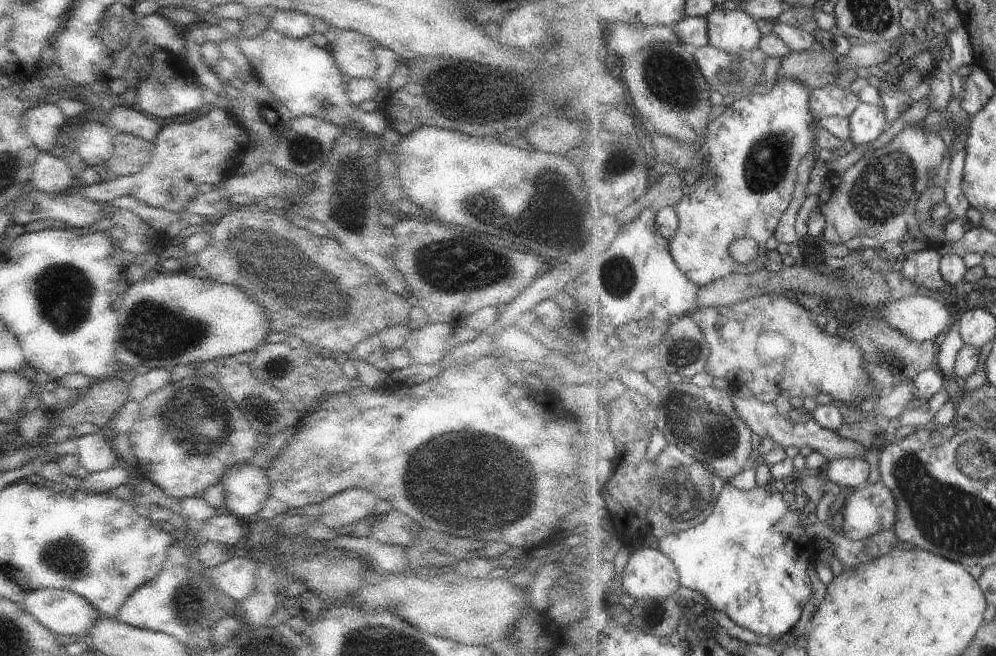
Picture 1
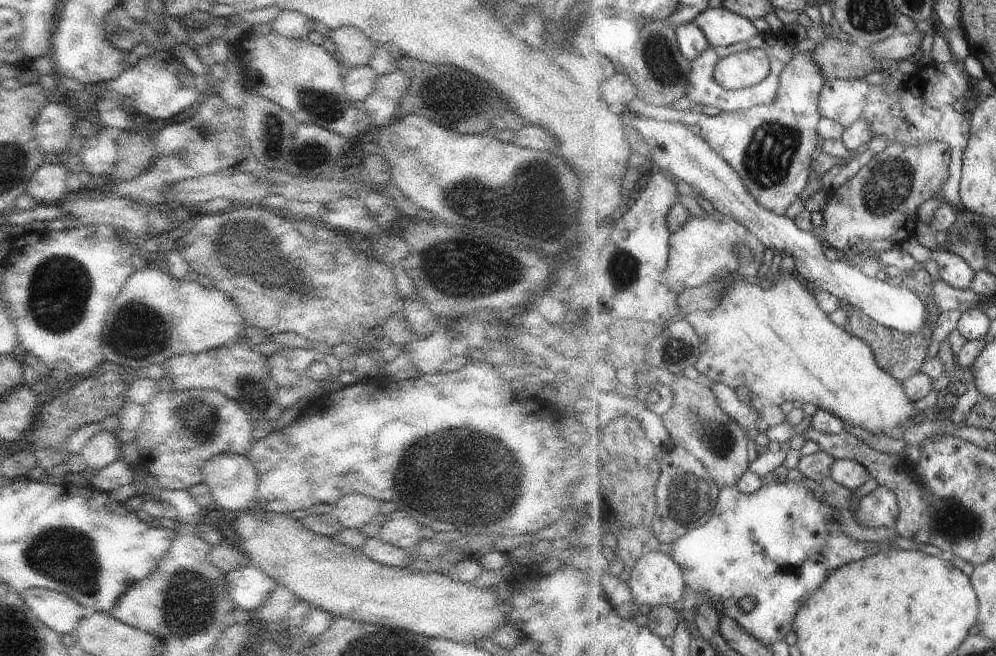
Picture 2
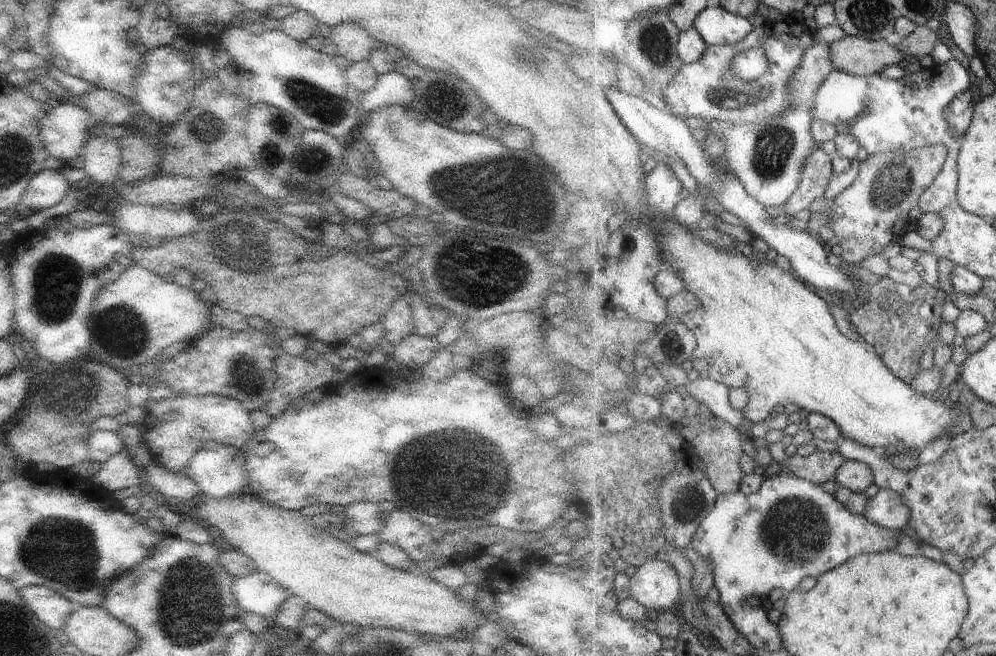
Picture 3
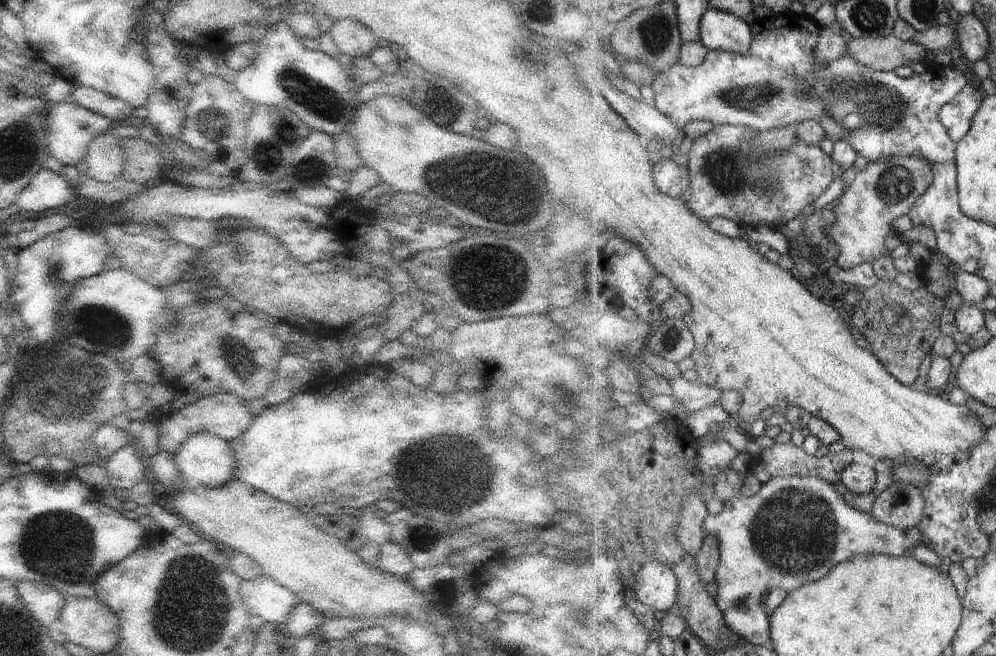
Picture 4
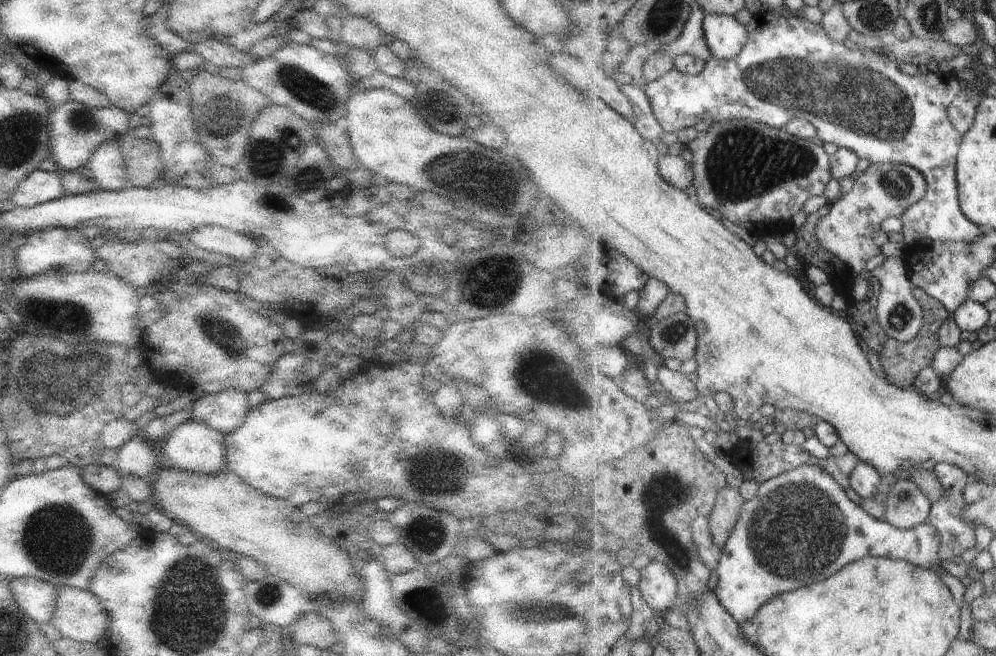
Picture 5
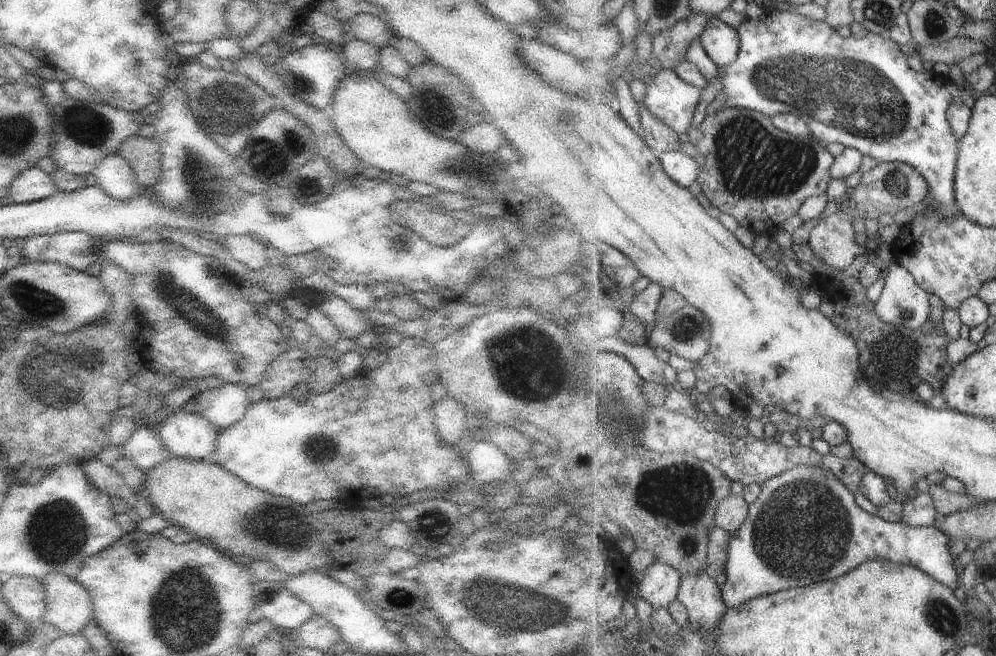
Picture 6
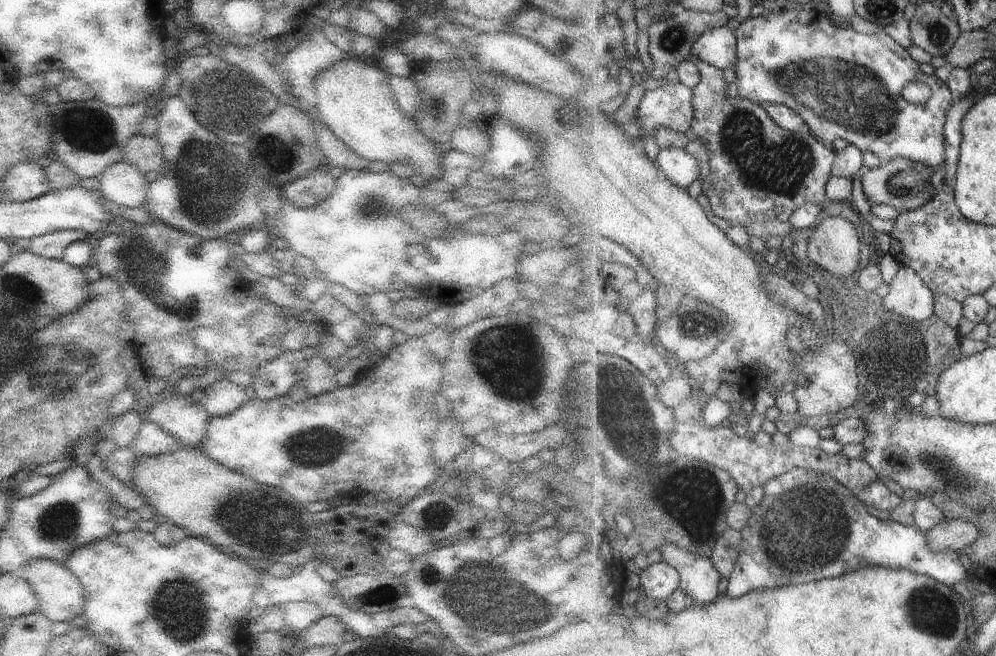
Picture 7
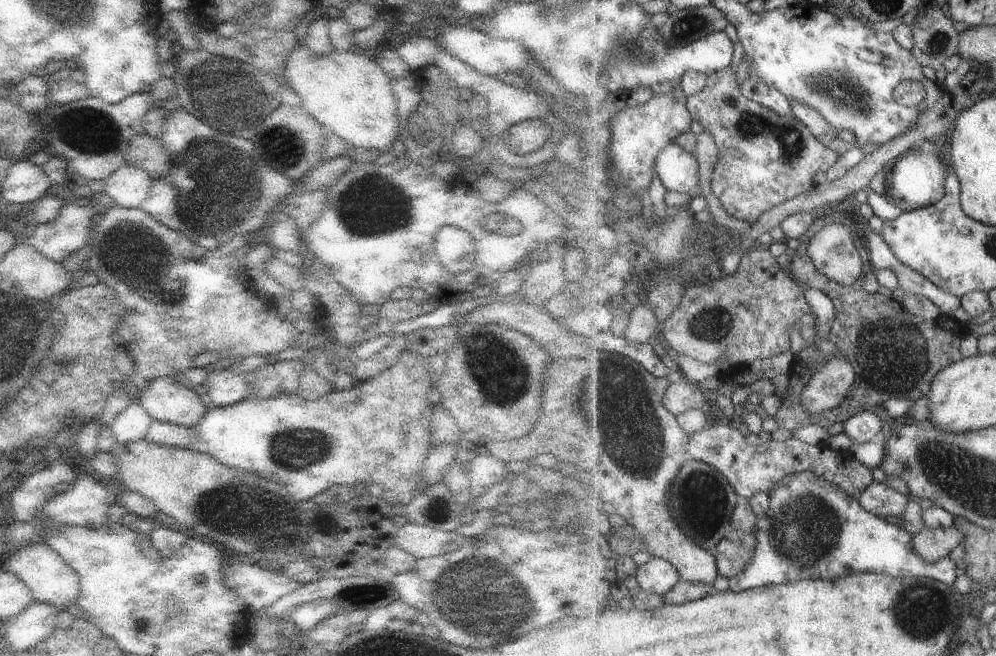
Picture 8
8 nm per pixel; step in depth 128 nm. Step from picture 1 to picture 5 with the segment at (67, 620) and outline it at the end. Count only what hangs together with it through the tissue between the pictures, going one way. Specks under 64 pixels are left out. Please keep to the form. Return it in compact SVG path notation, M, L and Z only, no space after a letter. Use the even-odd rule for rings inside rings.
M33 577L10 579L9 588L17 606L35 624L48 623L54 611L55 599L59 588L47 581Z

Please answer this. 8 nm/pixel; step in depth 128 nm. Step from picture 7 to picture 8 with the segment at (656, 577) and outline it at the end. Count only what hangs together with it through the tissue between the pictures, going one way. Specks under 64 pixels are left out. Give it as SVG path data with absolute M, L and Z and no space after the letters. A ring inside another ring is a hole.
M653 557L640 567L633 567L632 571L641 589L661 596L682 579L677 567L661 557Z

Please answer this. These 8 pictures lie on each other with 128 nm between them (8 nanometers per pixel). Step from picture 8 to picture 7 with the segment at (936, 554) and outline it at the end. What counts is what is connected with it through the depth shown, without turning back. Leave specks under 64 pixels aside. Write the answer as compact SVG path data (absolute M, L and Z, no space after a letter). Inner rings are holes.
M945 518L936 527L928 531L927 538L934 551L959 550L962 546L978 540L980 528L976 523L963 519Z

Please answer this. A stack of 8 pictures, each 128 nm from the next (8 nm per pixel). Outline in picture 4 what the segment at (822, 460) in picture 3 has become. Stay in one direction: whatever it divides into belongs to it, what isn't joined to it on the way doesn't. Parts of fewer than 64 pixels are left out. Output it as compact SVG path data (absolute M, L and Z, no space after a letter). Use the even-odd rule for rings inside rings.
M792 441L787 443L774 443L771 447L762 450L760 455L750 459L748 472L753 473L762 483L770 481L773 477L786 477L791 475L816 476L832 483L842 482L842 472L853 463L853 449L845 448L839 453L827 453L816 457L795 446Z

